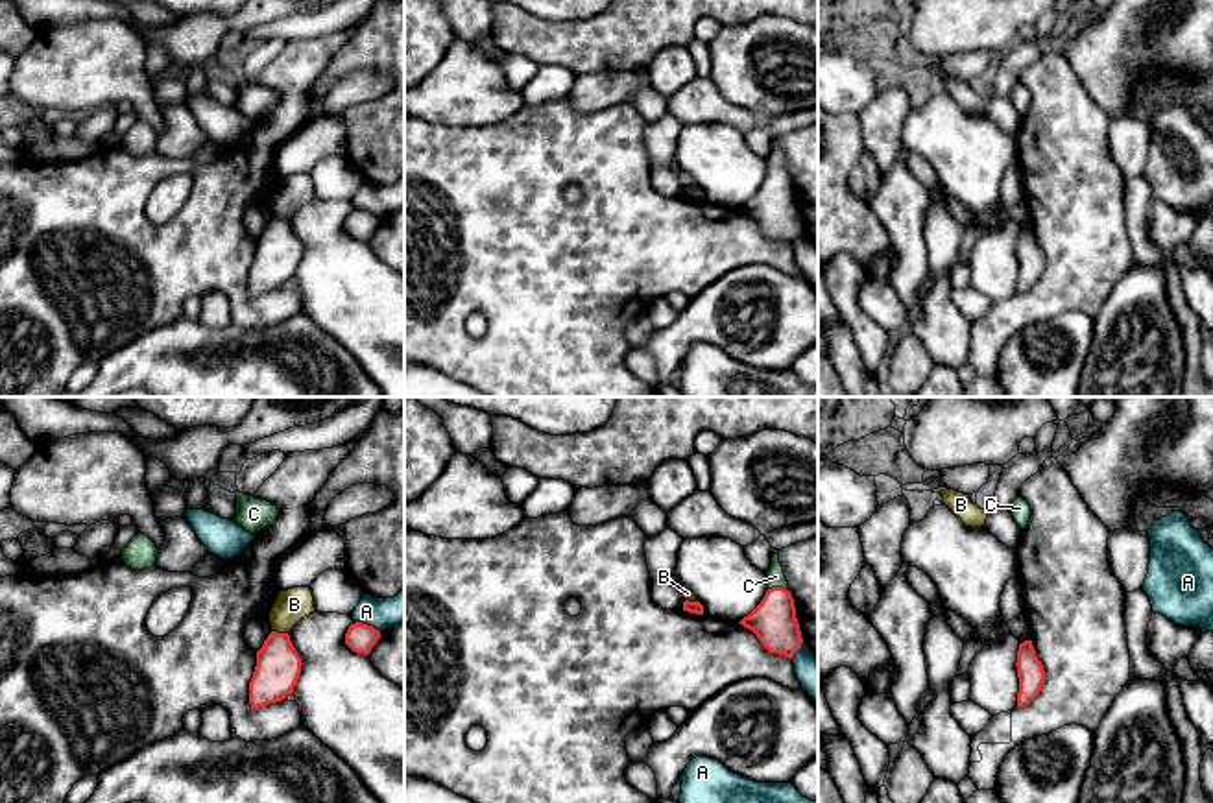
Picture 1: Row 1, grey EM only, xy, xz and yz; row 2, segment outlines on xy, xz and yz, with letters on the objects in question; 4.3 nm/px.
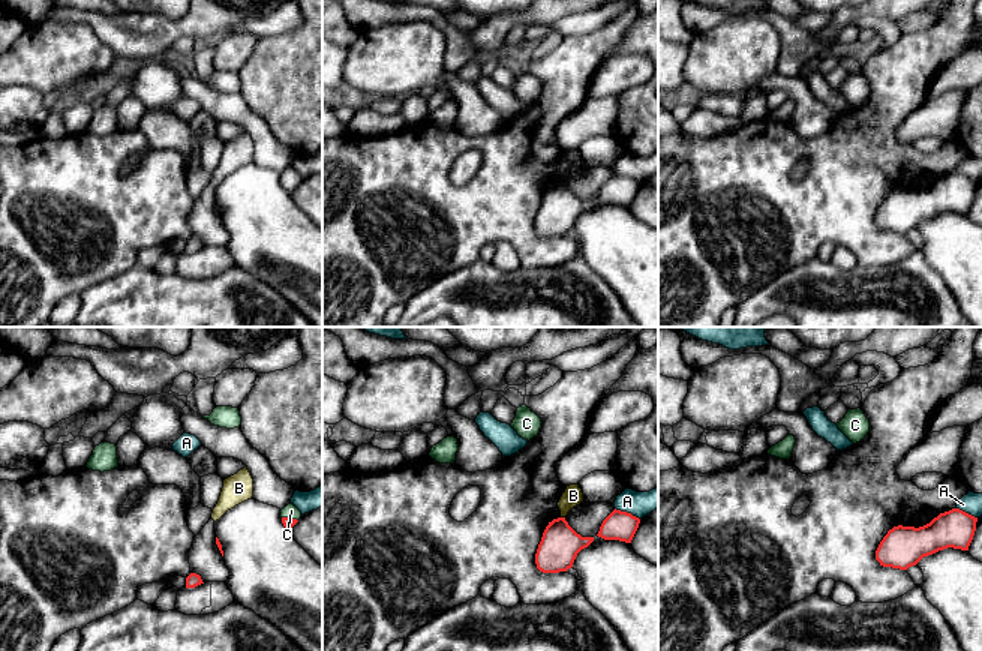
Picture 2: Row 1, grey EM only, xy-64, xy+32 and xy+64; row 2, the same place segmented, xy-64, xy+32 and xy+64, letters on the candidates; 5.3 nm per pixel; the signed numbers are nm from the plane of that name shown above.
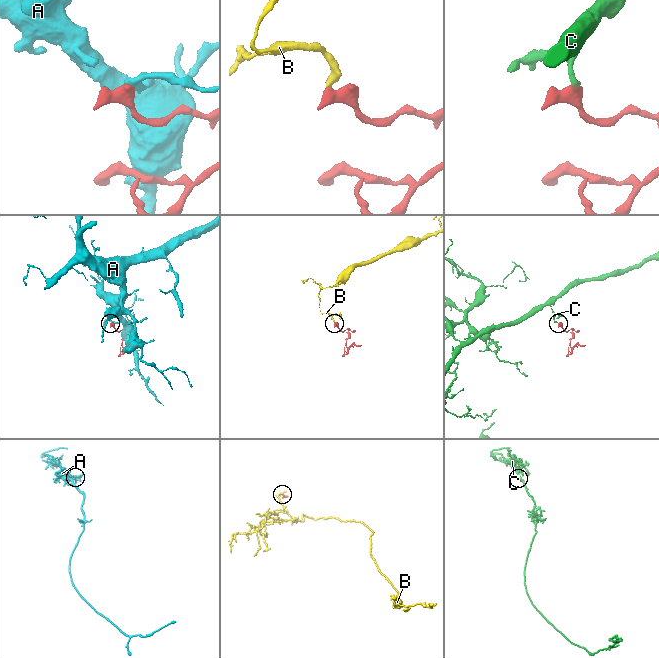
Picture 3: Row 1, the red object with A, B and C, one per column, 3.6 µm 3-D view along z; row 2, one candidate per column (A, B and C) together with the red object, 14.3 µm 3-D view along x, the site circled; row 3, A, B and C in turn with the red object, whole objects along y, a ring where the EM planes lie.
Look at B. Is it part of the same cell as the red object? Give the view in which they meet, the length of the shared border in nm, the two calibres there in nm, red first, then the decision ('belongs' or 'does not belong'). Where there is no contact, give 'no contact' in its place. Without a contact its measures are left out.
meets red in xy; contact 70 nm long; 190 nm thick on the red side, 140 nm on the other; does not belong

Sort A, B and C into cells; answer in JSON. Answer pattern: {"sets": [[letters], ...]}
{"sets": [["A"], ["B"], ["C"]]}

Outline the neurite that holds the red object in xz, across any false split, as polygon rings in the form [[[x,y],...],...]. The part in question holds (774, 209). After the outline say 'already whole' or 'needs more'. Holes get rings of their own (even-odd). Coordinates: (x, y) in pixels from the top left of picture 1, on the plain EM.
[[[783,174],[768,175],[761,190],[739,210],[751,216],[770,240],[792,246],[801,234],[794,185]]] | already whole

